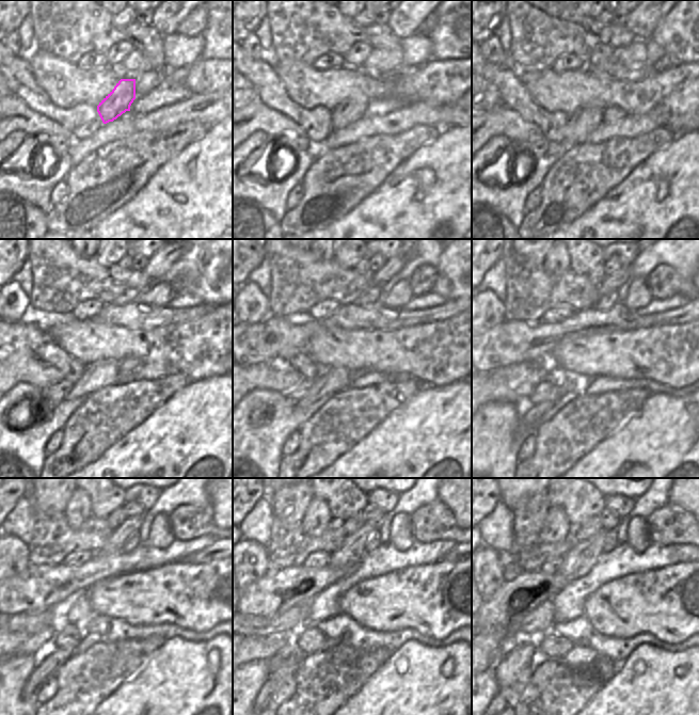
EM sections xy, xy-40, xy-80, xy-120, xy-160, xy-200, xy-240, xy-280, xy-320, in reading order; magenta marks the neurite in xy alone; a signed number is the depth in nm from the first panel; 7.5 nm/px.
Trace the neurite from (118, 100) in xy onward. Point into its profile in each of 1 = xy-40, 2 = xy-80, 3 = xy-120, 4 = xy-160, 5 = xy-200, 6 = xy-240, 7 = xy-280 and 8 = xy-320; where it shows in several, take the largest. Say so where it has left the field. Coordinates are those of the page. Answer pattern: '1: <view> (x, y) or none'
1: xy-40 (353, 108)
2: xy-80 (580, 125)
3: xy-120 (105, 372)
4: xy-160 (332, 380)
5: xy-200 (531, 420)
6: xy-240 (59, 656)
7: xy-280 (289, 667)
8: xy-320 (498, 695)

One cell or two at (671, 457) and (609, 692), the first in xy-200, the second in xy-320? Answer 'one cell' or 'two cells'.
one cell

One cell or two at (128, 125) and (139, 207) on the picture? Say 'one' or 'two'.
two

